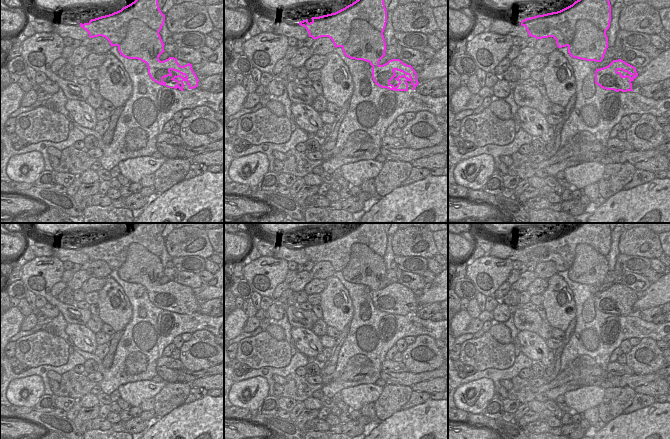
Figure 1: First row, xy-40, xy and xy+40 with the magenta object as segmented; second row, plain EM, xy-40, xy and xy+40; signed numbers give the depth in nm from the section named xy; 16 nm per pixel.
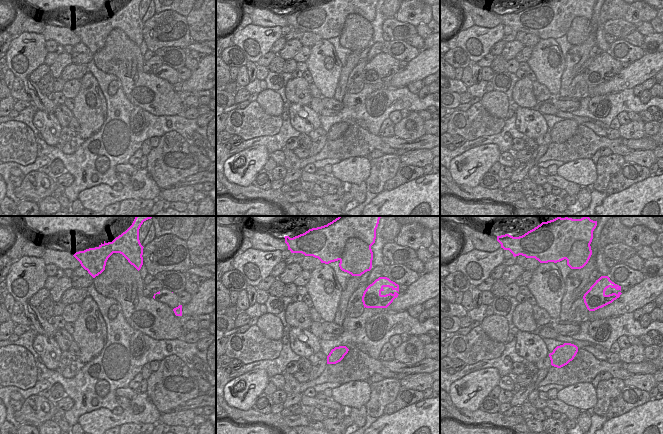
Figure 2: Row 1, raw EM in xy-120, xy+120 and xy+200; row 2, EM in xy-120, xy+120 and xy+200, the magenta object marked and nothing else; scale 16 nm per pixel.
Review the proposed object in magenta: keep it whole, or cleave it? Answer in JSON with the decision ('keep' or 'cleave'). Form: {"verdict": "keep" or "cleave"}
{"verdict": "cleave"}

